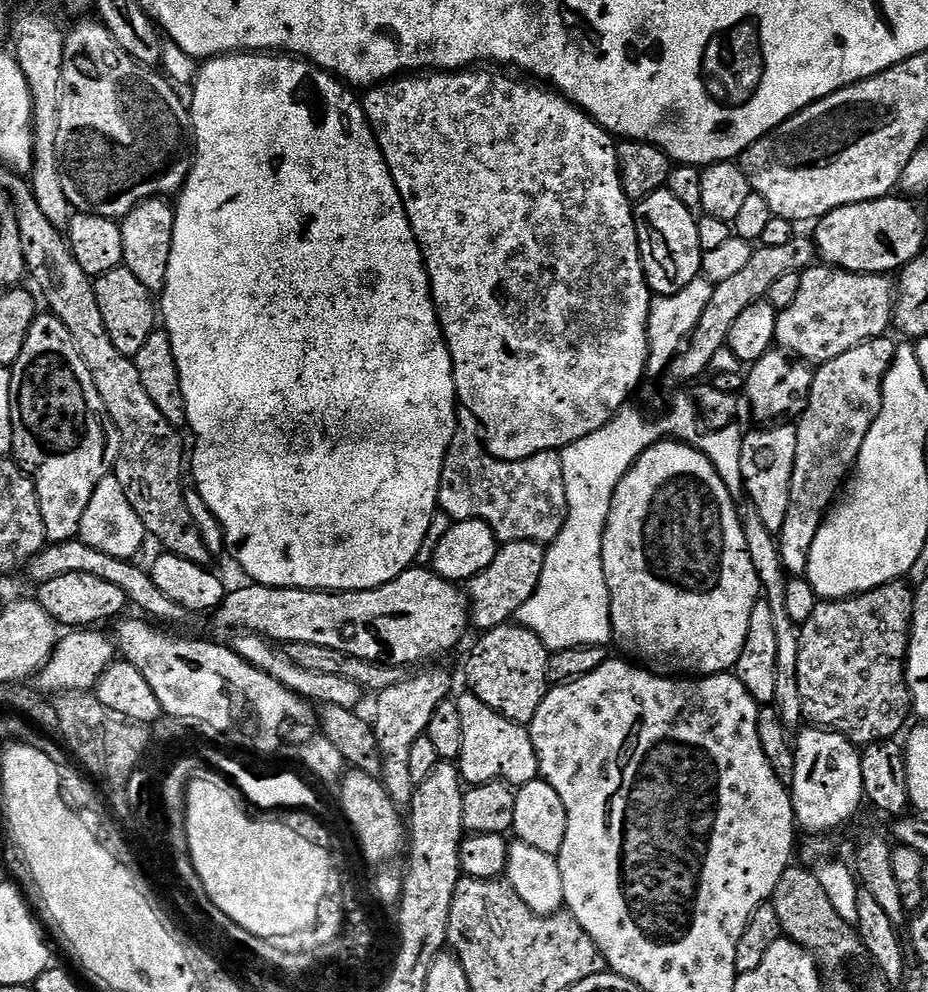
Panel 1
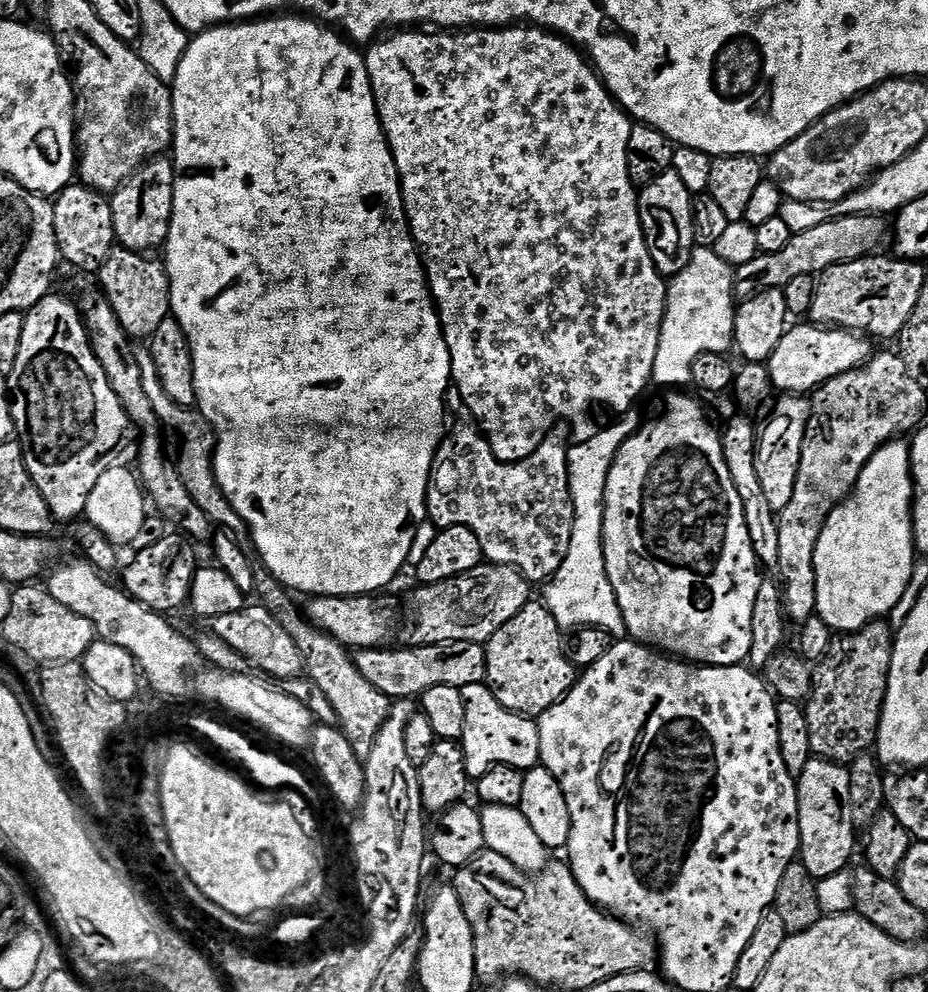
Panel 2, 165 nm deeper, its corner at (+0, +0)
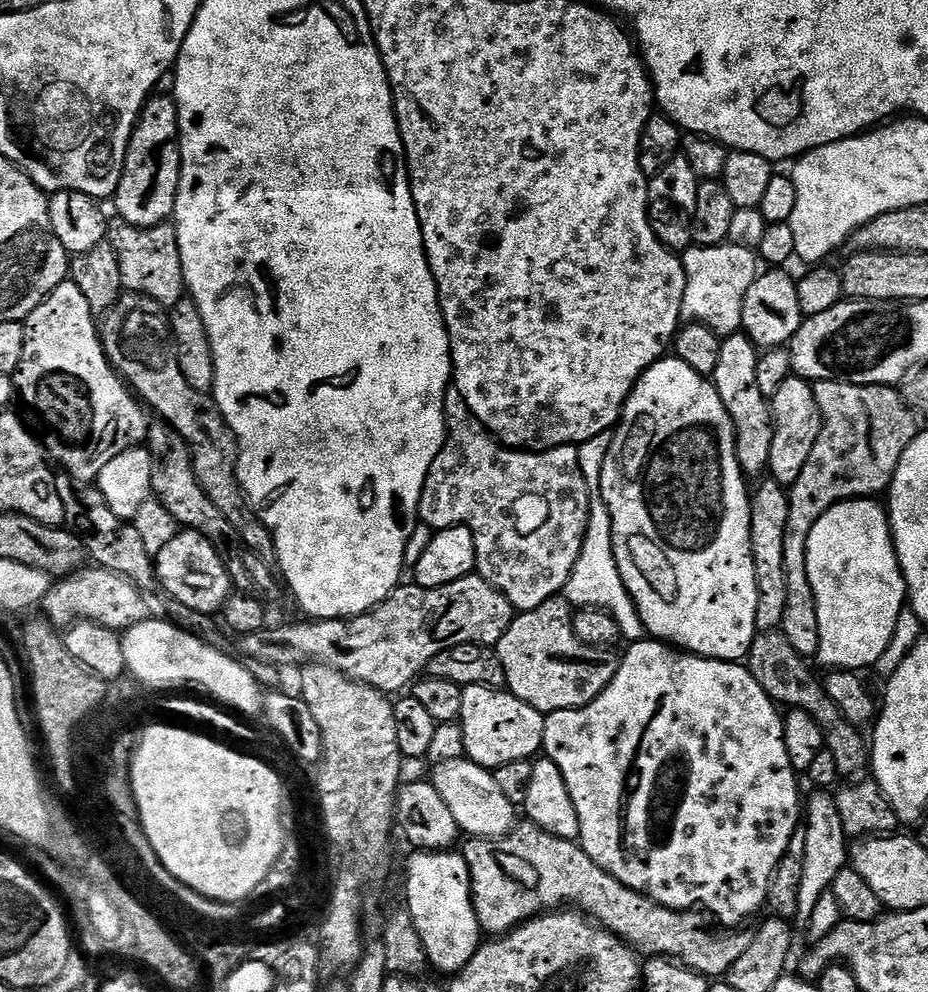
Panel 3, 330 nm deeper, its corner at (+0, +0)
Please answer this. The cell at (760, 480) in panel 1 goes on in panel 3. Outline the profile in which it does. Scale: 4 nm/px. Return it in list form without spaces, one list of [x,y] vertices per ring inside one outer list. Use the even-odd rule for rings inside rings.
[[[795,374],[788,377],[786,382],[782,382],[782,390],[770,401],[772,419],[774,421],[774,442],[770,446],[770,462],[768,472],[771,479],[779,484],[791,486],[798,482],[798,474],[802,466],[810,458],[814,446],[818,442],[820,433],[820,407],[816,401],[816,395],[809,381],[802,379]]]

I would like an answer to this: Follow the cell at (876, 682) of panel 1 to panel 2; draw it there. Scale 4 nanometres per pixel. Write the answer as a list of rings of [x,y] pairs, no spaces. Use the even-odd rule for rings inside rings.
[[[873,622],[861,632],[849,632],[833,639],[828,653],[815,665],[812,693],[804,708],[806,722],[810,722],[813,757],[851,762],[875,745],[888,689],[893,643],[893,629],[884,622]]]

